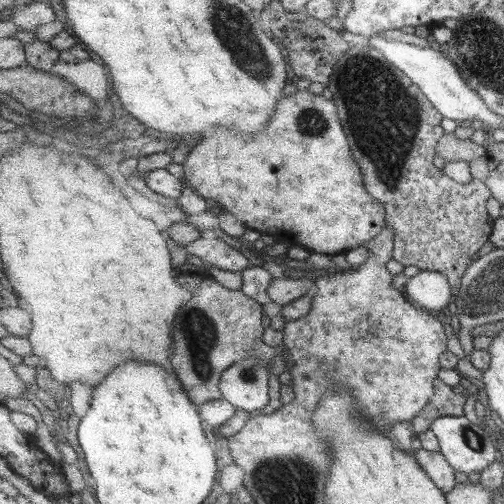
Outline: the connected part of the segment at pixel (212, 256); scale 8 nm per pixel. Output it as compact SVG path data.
M210 235L201 236L195 242L190 242L186 250L189 254L199 257L201 261L209 262L221 270L243 272L251 267L250 258L247 259L227 242Z

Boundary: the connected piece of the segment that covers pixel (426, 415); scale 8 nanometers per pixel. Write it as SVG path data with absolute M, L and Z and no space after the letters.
M440 379L435 380L436 391L429 404L422 410L410 423L410 430L417 434L419 432L425 432L432 427L432 424L441 417L451 417L451 416L465 416L465 402L467 402L467 397L461 390L459 393L455 392L455 388L448 386L445 382Z

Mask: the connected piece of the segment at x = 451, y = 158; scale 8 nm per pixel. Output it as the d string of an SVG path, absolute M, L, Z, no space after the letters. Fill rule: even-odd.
M454 133L445 134L440 138L437 154L449 162L473 162L487 154L487 145L475 144L472 139L459 138Z

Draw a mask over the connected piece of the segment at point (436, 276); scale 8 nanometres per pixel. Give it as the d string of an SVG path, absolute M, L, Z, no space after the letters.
M420 271L407 280L405 289L409 300L437 314L451 304L453 296L449 279L437 271Z

